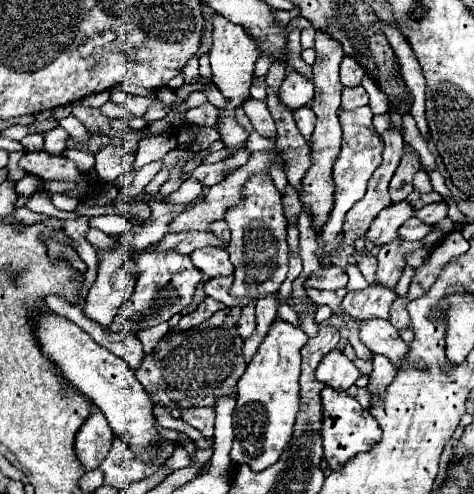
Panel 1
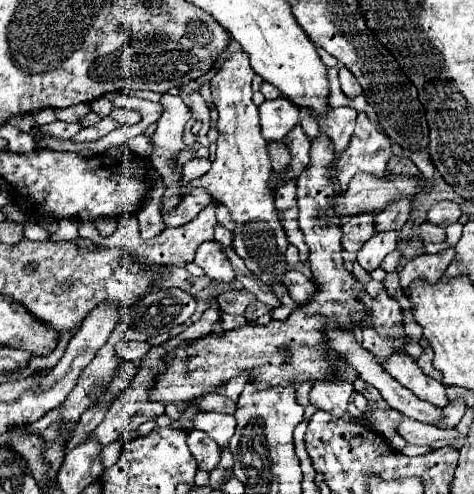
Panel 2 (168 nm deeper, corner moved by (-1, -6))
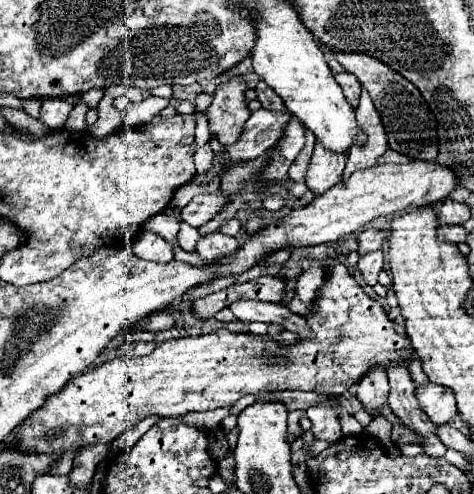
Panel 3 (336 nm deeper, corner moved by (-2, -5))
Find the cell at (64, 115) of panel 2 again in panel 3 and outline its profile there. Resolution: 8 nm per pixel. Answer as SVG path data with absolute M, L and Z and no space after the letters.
M61 98L43 100L39 120L43 124L47 124L49 128L53 128L53 130L61 130L71 110L73 110L73 104L69 104L67 100L61 100Z

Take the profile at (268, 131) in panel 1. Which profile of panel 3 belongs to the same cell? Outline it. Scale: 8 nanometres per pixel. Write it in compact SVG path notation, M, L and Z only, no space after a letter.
M309 258L309 270L305 270L297 278L297 286L295 286L297 296L303 300L307 308L315 300L315 290L319 288L319 282L323 282L323 264L315 258Z

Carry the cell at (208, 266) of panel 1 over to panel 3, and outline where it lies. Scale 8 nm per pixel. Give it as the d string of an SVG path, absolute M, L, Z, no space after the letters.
M213 232L207 236L201 236L197 242L197 254L207 262L213 264L225 256L231 256L239 248L237 240L231 236L225 236L221 232Z

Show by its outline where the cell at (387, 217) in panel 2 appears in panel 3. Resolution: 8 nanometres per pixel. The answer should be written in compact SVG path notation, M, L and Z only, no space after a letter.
M363 230L357 234L359 238L359 254L367 254L371 250L377 250L383 246L387 232L385 230Z

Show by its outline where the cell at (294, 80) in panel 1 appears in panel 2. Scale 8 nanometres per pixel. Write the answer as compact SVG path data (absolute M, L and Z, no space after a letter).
M280 97L274 101L264 101L260 107L260 127L262 137L266 143L280 141L284 135L298 125L300 109L294 107L294 103L288 103L288 99Z

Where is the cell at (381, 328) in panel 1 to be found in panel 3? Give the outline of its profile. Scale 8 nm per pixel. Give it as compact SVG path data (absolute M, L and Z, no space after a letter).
M421 384L415 386L415 396L419 400L421 410L431 418L433 424L451 422L451 418L457 414L455 396L445 386L435 384Z

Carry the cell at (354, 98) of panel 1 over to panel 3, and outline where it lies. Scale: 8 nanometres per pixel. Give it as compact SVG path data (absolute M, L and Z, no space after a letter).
M321 142L315 144L315 152L311 158L311 166L307 170L307 188L313 194L323 194L337 182L341 182L343 168L347 164L347 152L331 152L321 146Z

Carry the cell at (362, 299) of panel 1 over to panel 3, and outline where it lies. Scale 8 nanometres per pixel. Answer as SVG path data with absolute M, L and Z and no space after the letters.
M373 366L357 384L353 384L357 390L359 402L365 406L369 414L377 414L381 406L387 402L389 394L389 382L387 382L387 372L383 366Z

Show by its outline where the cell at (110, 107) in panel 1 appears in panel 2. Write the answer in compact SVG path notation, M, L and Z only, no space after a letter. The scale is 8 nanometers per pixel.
M114 109L110 113L112 119L116 119L120 125L132 126L140 121L140 113L134 109Z

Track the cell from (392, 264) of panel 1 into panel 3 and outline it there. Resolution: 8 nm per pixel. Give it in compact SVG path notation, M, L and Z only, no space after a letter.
M389 364L387 374L389 374L389 384L391 384L389 406L395 412L395 416L427 438L427 444L425 444L427 456L443 456L447 448L435 436L433 422L427 418L427 414L423 414L423 410L417 404L415 386L407 370L407 364Z

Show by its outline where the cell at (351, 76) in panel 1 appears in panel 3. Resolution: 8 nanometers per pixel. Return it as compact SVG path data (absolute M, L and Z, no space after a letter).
M339 72L339 74L335 74L335 80L337 80L339 86L343 88L347 102L349 102L353 108L357 108L357 104L359 104L359 94L361 94L361 84L359 84L359 80L357 80L353 74L349 74L349 72Z

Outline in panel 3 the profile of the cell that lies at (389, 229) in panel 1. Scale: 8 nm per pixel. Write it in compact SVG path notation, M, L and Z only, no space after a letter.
M373 250L373 252L367 252L359 258L359 270L363 274L363 278L367 280L367 284L375 286L377 284L377 274L381 272L383 268L383 250Z

